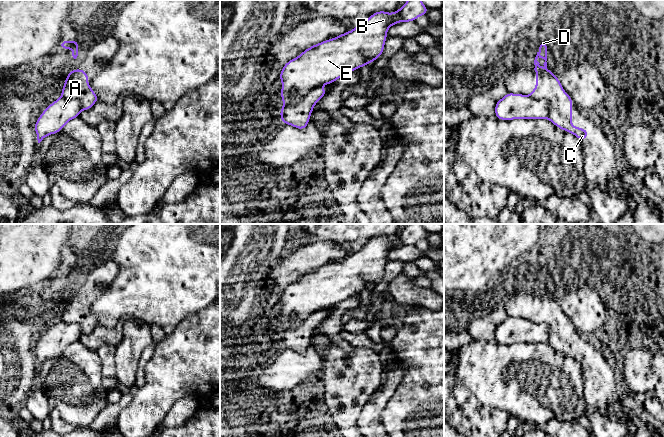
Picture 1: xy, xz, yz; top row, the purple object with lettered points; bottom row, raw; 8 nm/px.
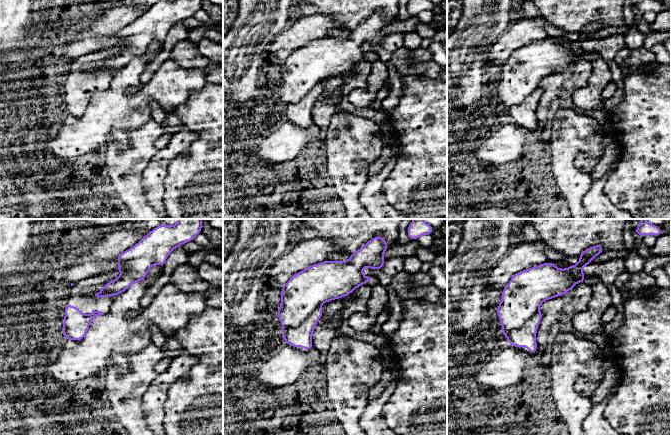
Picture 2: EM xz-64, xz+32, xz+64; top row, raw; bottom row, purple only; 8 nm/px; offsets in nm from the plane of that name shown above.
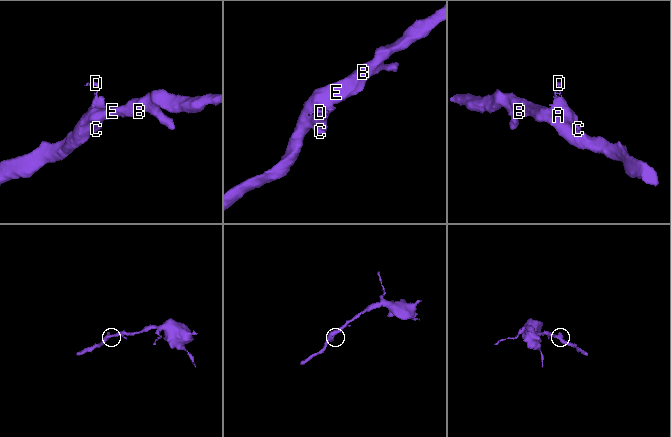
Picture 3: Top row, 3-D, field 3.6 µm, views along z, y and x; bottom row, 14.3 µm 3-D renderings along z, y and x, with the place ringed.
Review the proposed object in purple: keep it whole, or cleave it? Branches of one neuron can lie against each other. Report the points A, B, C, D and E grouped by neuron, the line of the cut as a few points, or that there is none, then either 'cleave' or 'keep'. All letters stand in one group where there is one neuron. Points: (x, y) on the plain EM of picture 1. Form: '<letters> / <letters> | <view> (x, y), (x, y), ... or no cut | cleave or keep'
A B E / C D | xz (319, 308), (308, 314), (297, 324), (283, 331) | cleave

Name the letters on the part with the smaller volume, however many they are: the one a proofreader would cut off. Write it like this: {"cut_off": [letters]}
{"cut_off": ["C", "D"]}

